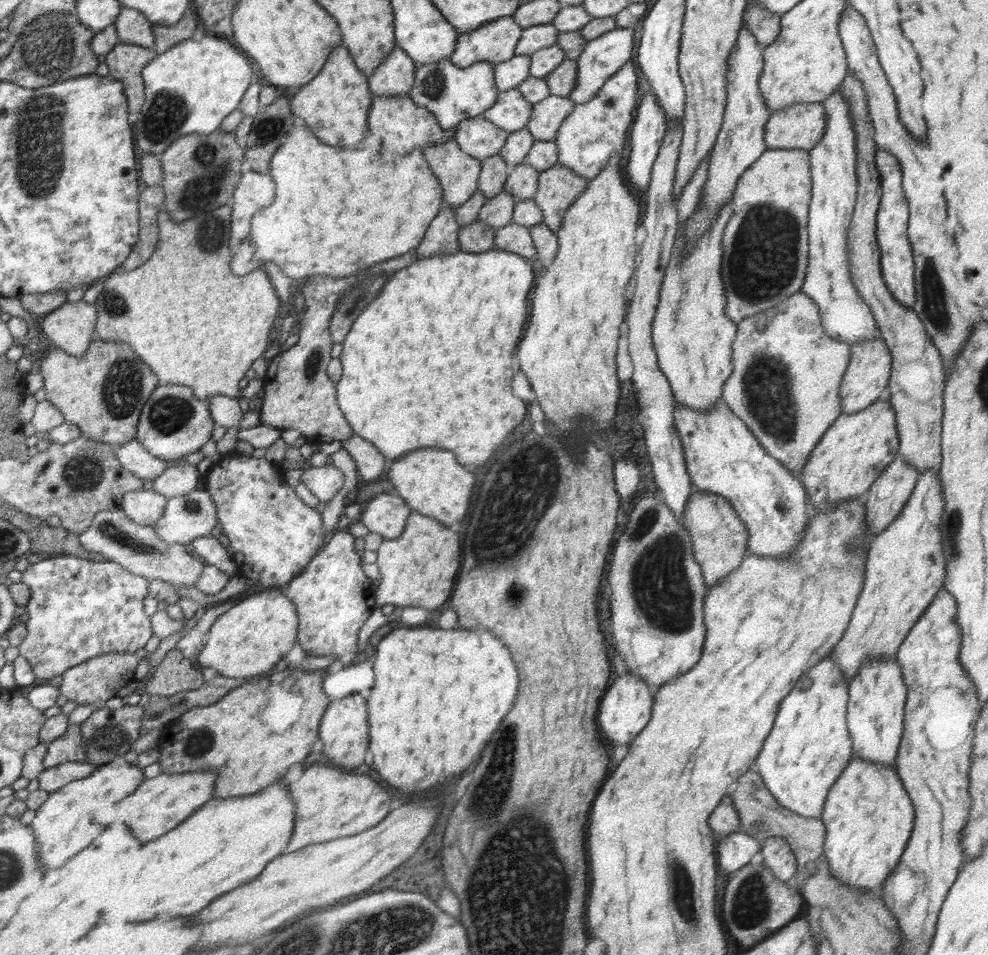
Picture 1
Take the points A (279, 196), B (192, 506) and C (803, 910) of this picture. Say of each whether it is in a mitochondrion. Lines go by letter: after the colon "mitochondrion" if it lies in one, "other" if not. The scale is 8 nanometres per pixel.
A: other
B: mitochondrion
C: other

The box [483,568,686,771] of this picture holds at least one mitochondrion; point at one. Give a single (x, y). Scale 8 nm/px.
(514, 591)

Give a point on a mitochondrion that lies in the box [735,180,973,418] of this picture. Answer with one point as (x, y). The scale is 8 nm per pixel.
(944, 325)

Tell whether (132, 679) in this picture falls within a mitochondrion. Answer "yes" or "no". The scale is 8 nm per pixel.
no

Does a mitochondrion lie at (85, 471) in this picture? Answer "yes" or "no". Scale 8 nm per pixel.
yes

